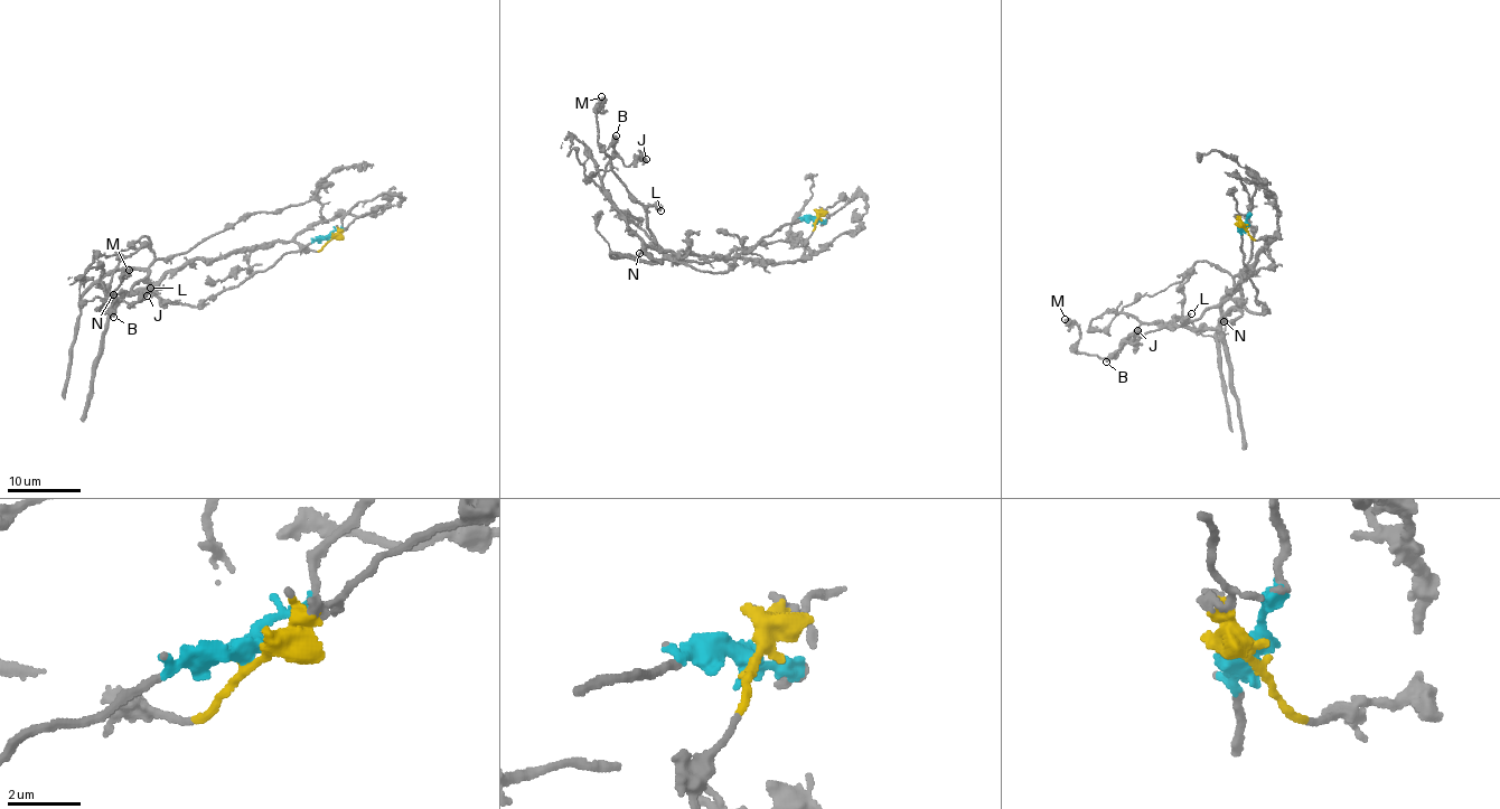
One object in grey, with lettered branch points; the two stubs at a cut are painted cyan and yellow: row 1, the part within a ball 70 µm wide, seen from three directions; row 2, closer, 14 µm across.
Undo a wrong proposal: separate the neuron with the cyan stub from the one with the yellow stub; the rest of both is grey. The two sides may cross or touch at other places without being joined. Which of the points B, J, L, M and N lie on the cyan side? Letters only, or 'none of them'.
L, M

